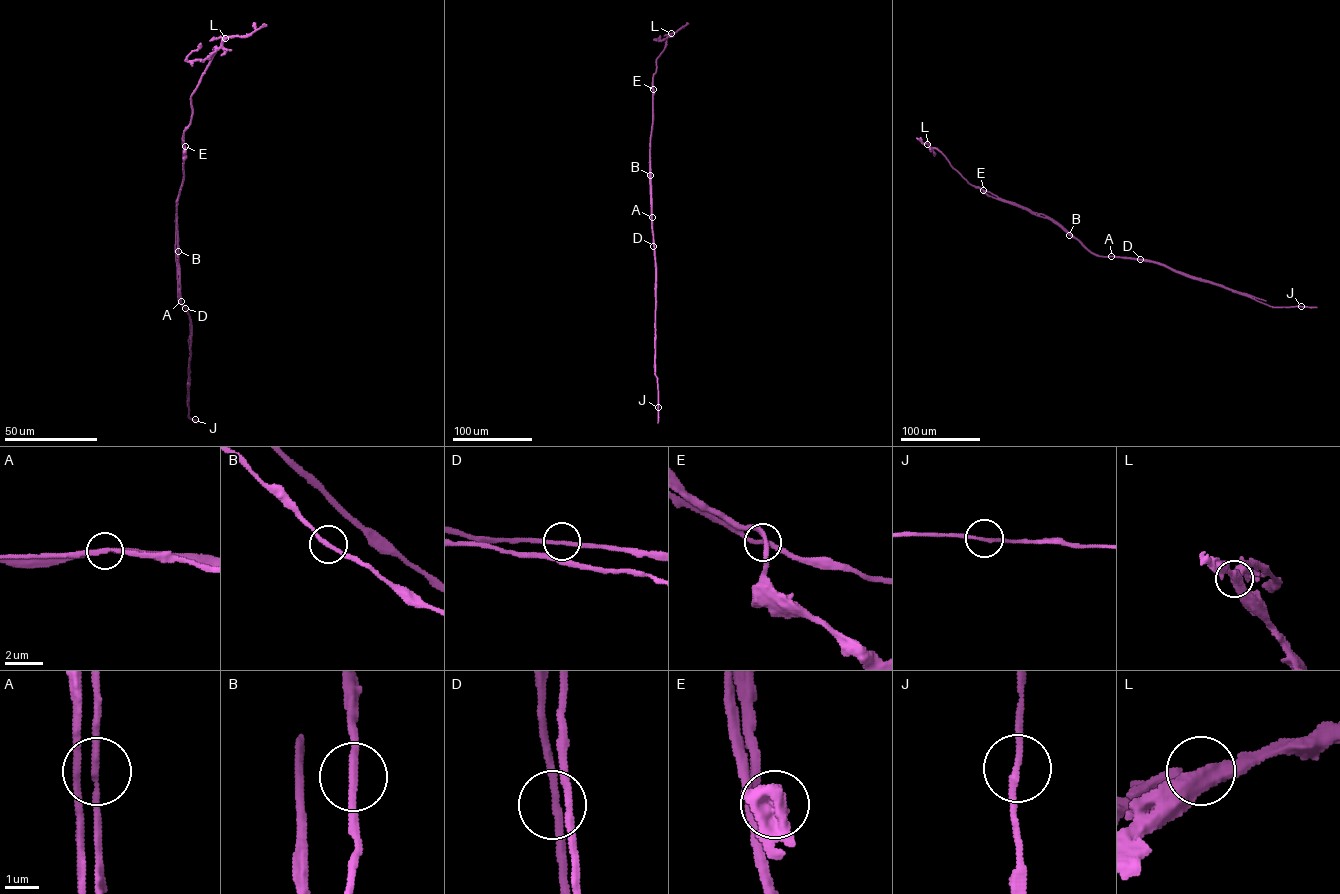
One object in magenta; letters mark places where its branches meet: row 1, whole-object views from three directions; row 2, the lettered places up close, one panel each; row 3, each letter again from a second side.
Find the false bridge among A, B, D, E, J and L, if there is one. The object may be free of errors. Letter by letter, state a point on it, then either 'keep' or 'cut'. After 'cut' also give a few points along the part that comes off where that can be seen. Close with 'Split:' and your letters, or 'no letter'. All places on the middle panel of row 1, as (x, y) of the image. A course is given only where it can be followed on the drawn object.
A: at (652, 217); keep
B: at (650, 175); keep
D: at (653, 246); keep
E: at (653, 89); keep
J: at (658, 407); keep
L: at (671, 33); keep
Split: no letter

